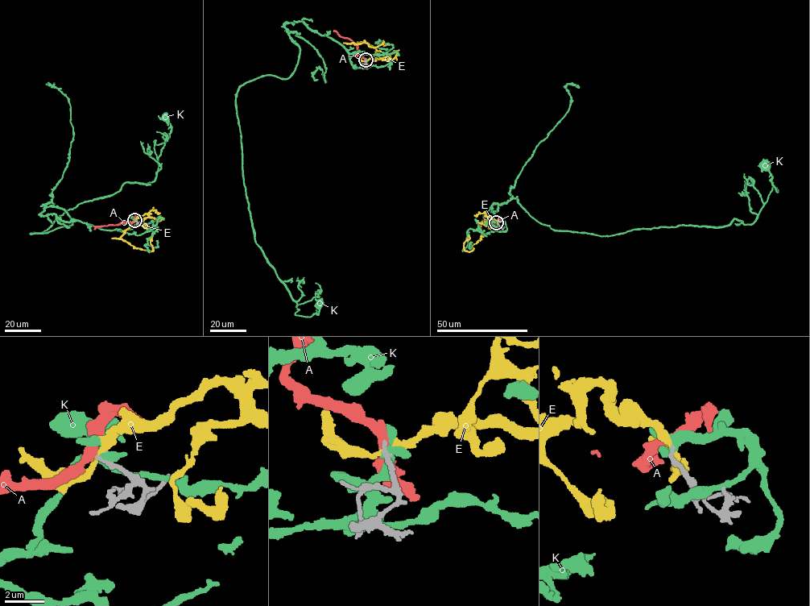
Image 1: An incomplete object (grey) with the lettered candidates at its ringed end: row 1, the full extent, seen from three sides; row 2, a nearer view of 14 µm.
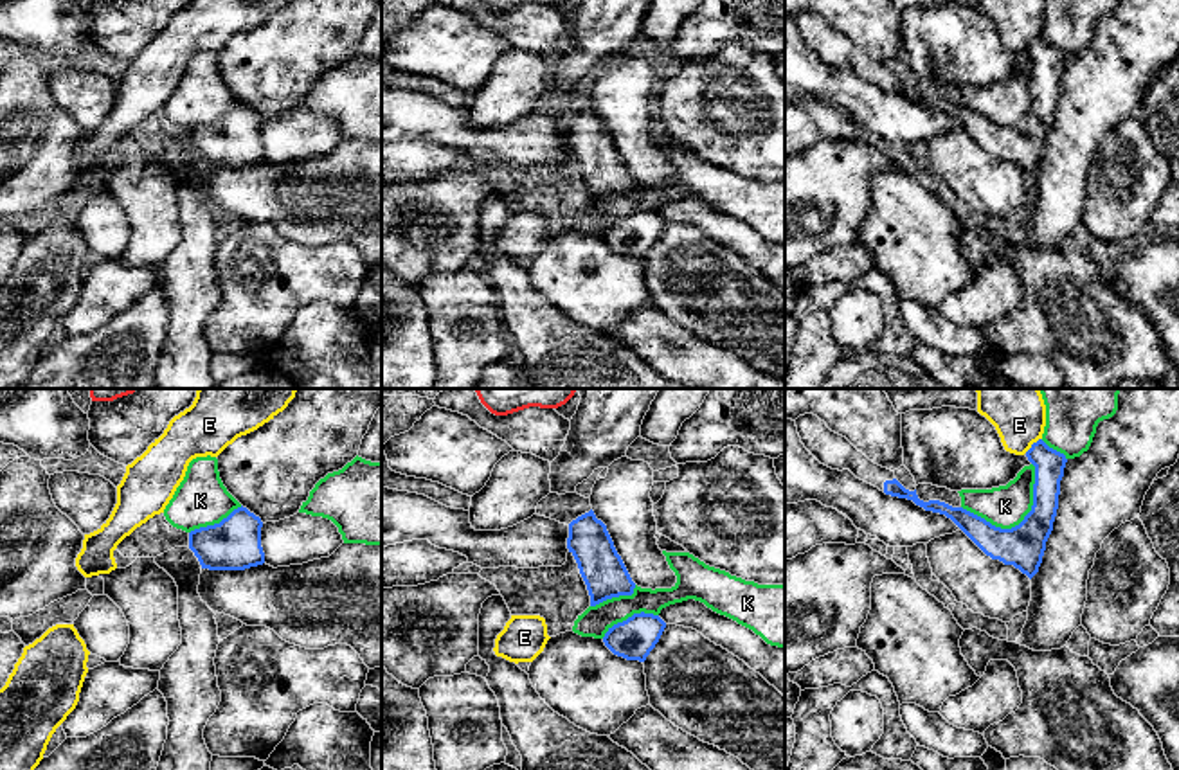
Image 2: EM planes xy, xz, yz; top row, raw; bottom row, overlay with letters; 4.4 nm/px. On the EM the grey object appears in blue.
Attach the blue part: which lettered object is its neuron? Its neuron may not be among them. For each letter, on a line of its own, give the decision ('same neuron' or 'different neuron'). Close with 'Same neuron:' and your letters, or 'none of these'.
A: different neuron
E: different neuron
K: different neuron
Same neuron: none of these

